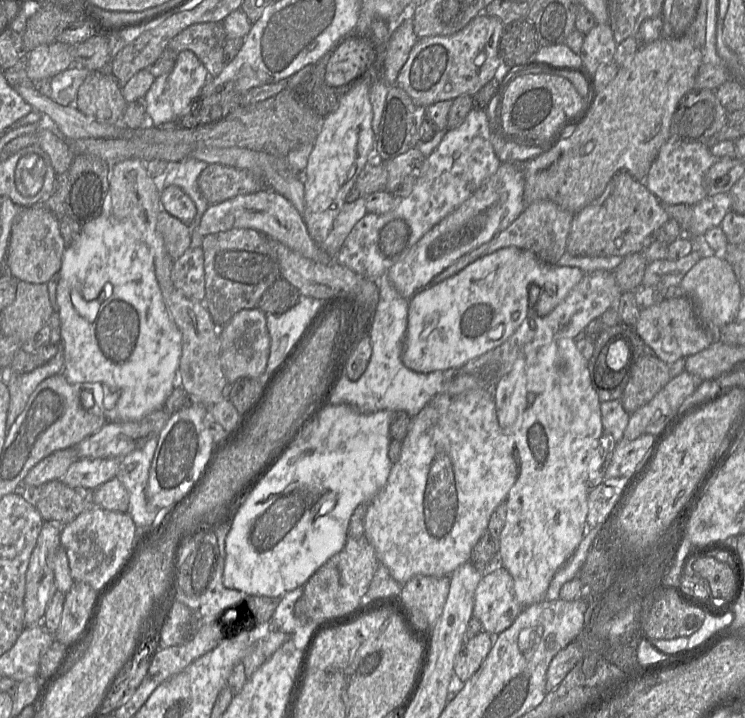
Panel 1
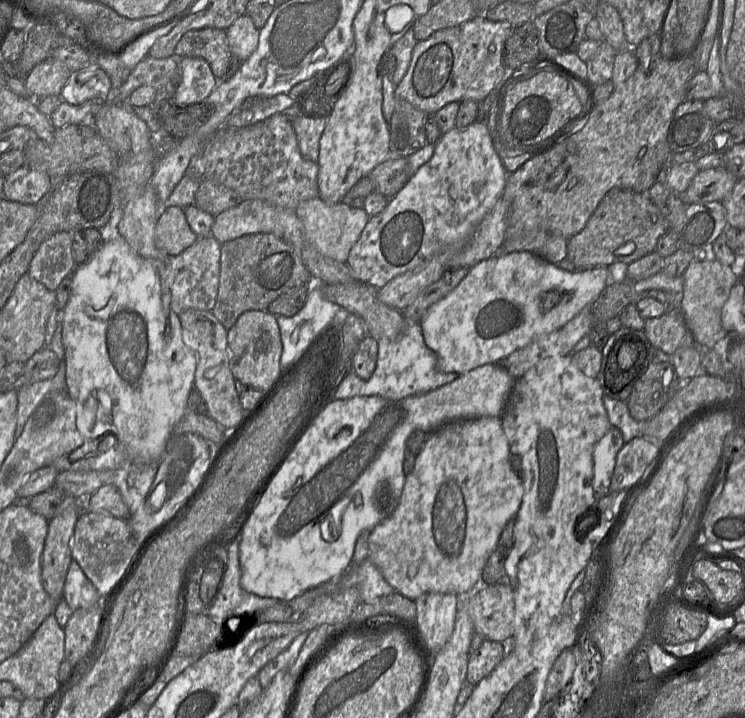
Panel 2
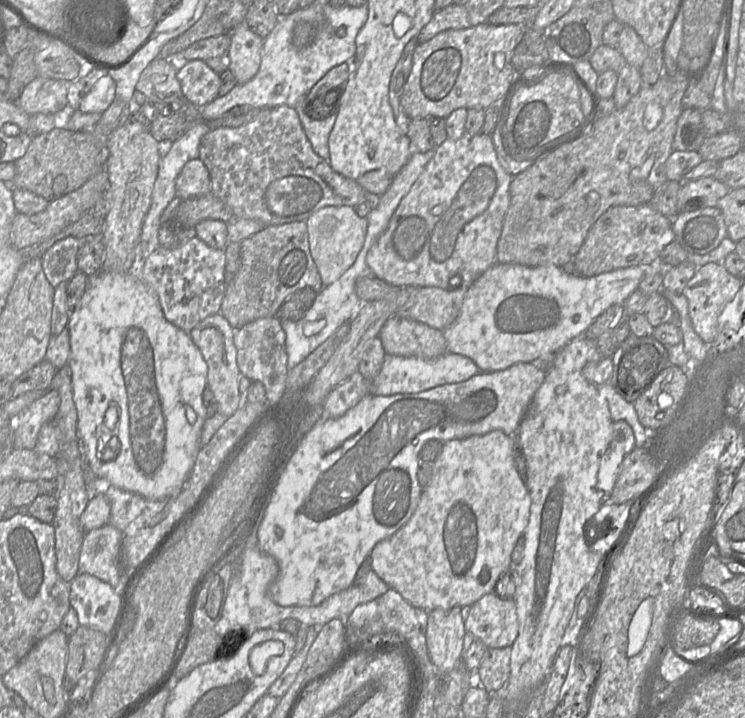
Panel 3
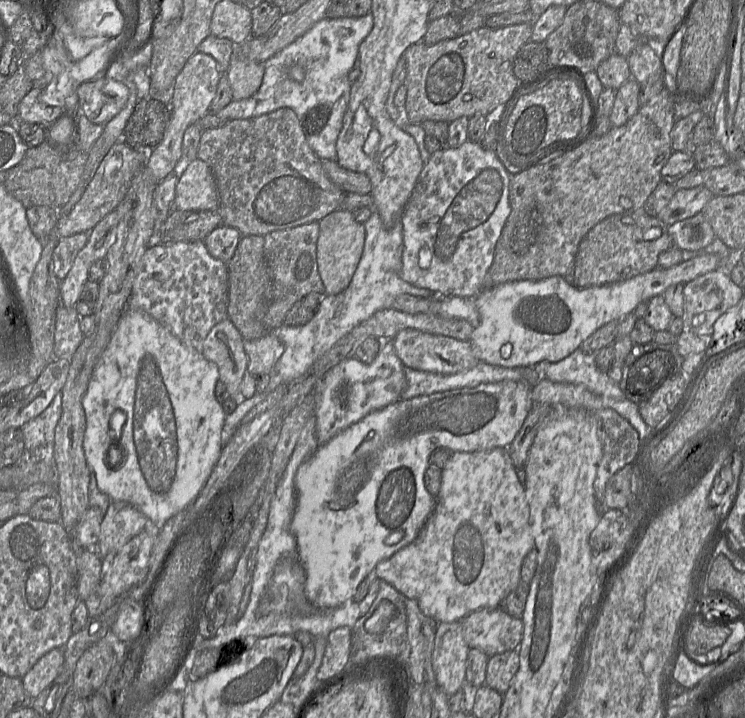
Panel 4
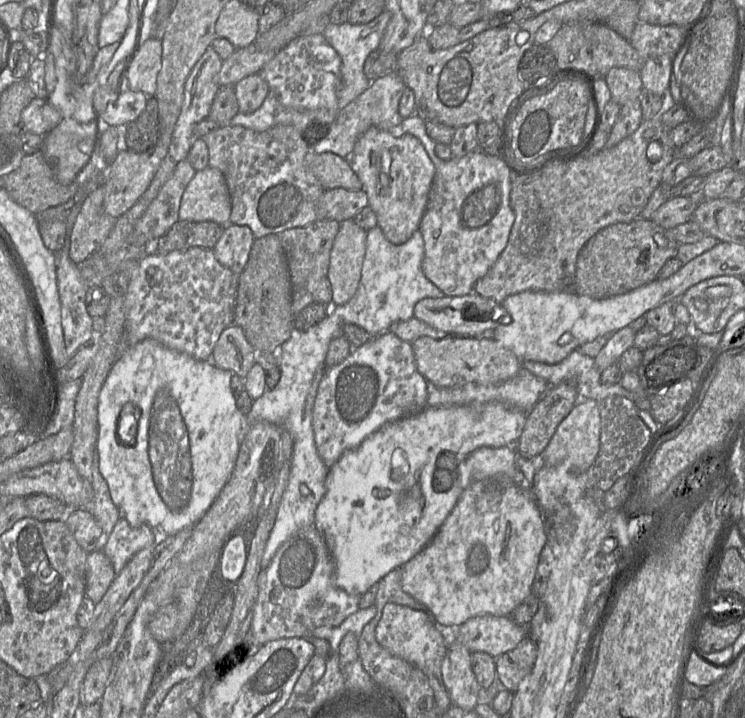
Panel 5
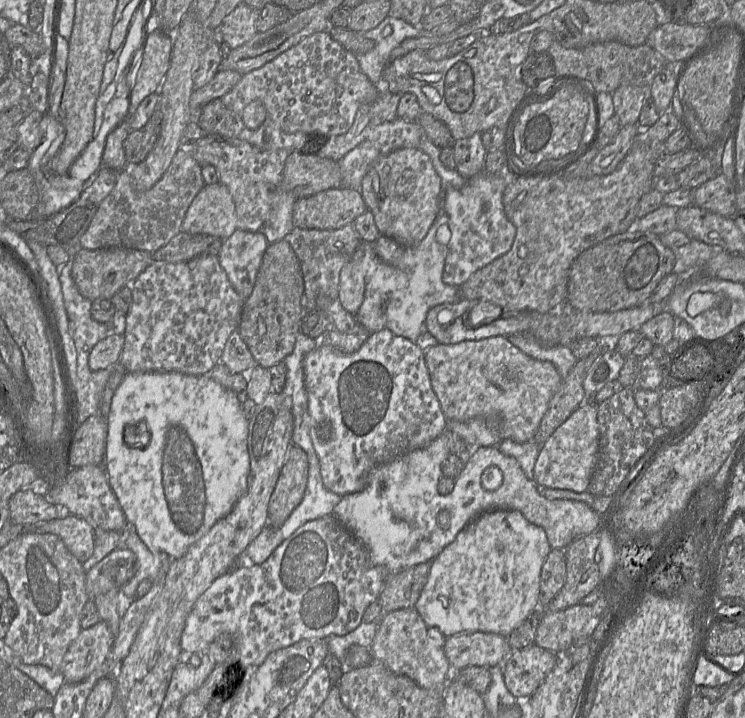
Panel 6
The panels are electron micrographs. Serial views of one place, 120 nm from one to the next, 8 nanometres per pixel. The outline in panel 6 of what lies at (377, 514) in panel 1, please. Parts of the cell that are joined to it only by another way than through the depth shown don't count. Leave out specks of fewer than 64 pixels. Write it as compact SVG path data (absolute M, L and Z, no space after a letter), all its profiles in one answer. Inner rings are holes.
M487 511L469 523L431 562L427 582L414 608L428 626L439 629L445 637L476 631L508 637L539 608L541 569L551 549L545 530L529 522L521 512Z

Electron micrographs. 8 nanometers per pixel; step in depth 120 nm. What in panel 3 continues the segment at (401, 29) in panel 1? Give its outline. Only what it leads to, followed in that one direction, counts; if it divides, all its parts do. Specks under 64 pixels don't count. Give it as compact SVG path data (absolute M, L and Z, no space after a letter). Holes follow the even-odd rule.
M417 38L411 39L405 46L403 53L393 70L389 86L389 102L397 122L405 124L406 119L400 104L400 95L398 91L405 84L412 69L413 53L418 45Z

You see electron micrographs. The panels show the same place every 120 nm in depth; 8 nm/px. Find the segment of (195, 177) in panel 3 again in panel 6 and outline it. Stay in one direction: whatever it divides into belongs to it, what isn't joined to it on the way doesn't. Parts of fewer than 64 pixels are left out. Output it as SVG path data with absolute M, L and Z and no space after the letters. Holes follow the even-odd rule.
M222 183L205 185L189 206L181 231L225 240L237 229L235 204Z

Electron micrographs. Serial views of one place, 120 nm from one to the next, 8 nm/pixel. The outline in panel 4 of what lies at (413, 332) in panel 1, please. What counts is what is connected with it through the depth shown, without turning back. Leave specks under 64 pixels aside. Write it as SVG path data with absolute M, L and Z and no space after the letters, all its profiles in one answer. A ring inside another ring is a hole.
M701 254L670 268L656 267L624 281L587 288L578 288L561 276L552 276L538 281L516 281L483 289L473 298L480 322L474 328L469 342L475 357L493 366L536 368L540 363L555 363L580 348L582 342L603 325L633 313L639 303L662 295L674 284L686 284L703 274L723 268L724 262L717 255Z

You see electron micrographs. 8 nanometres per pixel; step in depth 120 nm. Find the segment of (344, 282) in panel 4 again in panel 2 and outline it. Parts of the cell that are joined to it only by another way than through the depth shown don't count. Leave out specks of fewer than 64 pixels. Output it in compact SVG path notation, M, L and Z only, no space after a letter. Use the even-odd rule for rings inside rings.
M319 197L301 202L295 211L311 243L323 255L342 263L346 263L351 248L370 218L362 208L354 208L344 202L327 203Z

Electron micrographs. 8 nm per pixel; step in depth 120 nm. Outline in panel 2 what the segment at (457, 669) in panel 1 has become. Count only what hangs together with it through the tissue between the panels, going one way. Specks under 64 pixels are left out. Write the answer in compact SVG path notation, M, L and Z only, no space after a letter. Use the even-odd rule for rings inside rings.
M485 639L475 651L469 650L466 681L476 685L488 676L505 657L505 646Z

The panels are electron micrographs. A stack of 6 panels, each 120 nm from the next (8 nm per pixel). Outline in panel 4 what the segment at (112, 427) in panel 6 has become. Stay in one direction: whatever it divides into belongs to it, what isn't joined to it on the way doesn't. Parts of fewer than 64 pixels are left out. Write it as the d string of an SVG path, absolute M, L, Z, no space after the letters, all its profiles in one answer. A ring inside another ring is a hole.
M127 307L112 334L108 346L94 368L87 391L82 399L86 417L83 449L87 464L96 477L99 489L112 501L126 502L135 506L153 526L159 527L196 499L219 460L223 448L221 435L226 413L215 396L215 386L218 380L219 371L217 366L207 360L200 351L182 342L147 313ZM116 410L121 410L126 414L119 444L114 443L115 432L110 429L110 419Z

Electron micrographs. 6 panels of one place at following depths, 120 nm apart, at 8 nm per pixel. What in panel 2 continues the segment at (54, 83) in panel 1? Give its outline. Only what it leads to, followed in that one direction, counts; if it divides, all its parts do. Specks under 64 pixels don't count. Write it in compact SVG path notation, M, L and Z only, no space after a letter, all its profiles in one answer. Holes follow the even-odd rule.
M96 63L72 72L60 97L71 105L88 101L107 101L112 89L109 75Z

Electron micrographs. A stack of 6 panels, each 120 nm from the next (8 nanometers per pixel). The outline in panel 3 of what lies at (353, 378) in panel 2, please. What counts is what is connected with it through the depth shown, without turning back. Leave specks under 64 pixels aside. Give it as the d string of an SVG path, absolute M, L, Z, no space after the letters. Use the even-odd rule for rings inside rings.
M447 352L434 359L387 355L378 376L371 381L371 393L390 396L395 394L419 393L444 384L459 383L484 373L468 357Z

